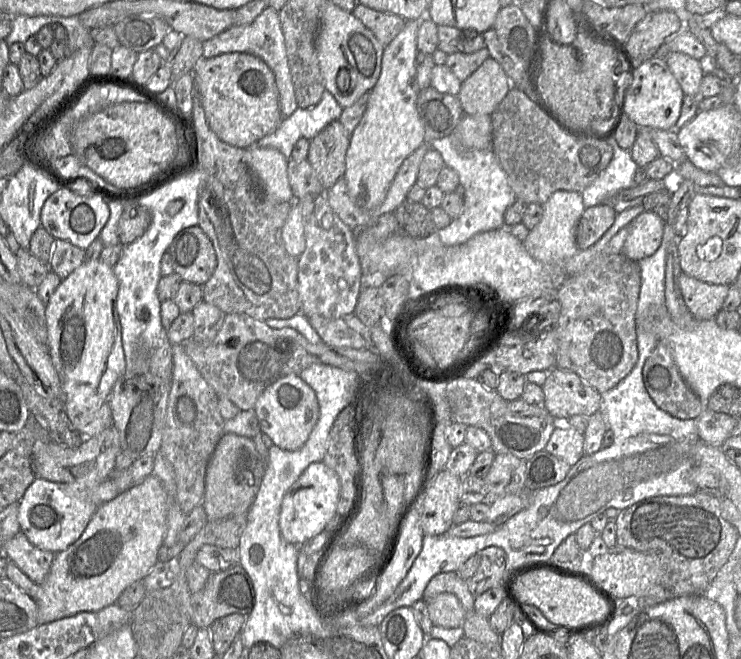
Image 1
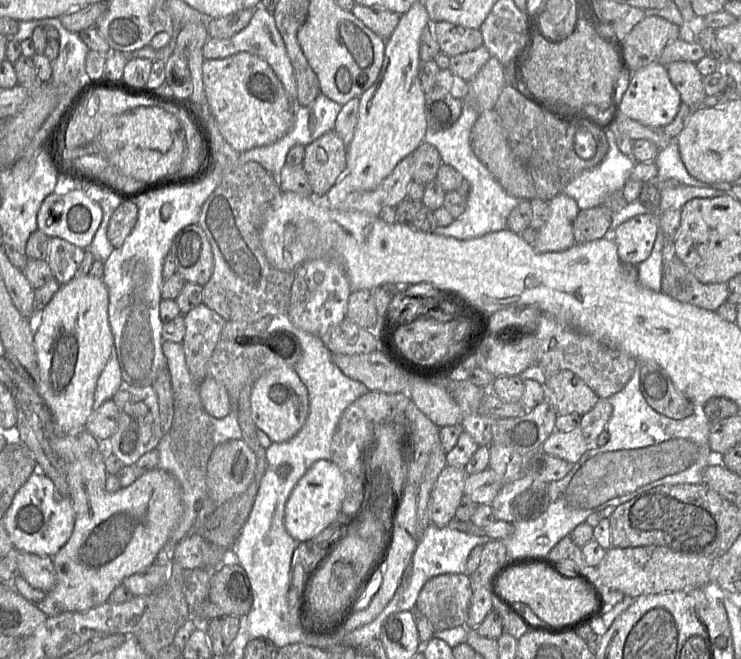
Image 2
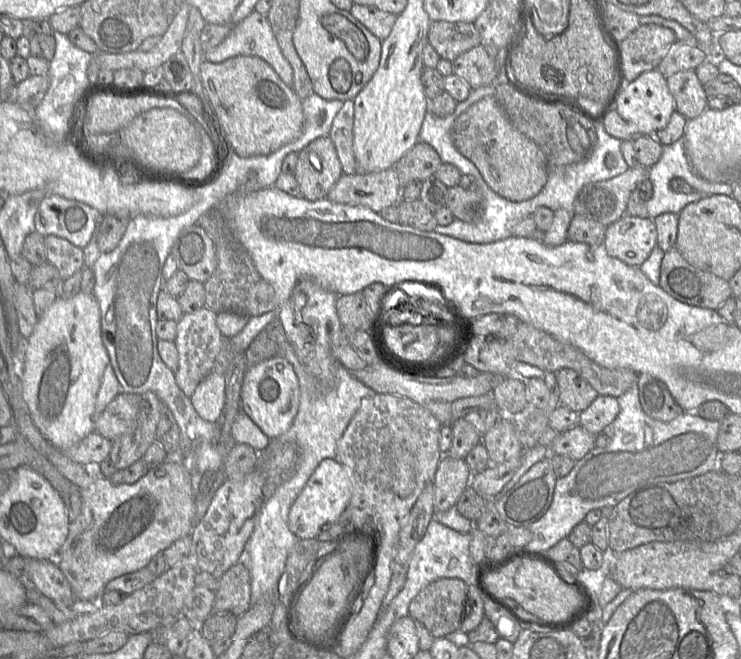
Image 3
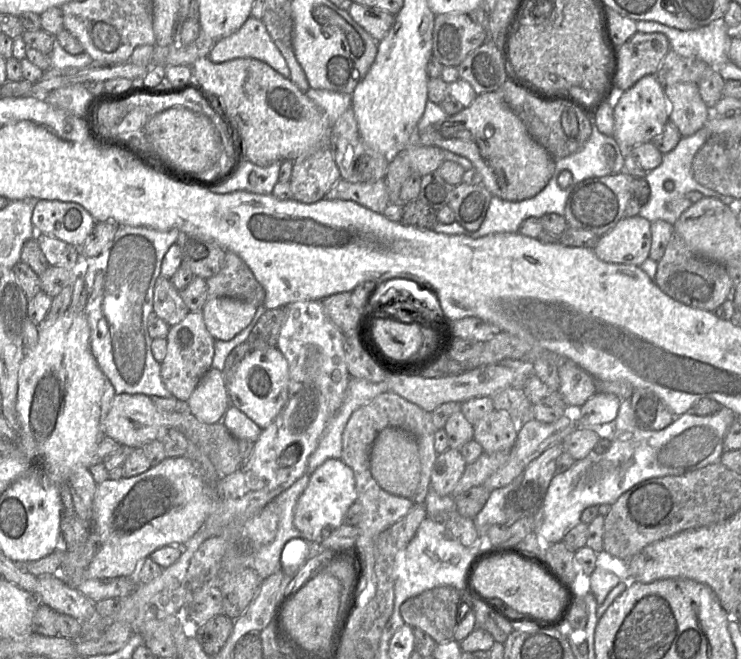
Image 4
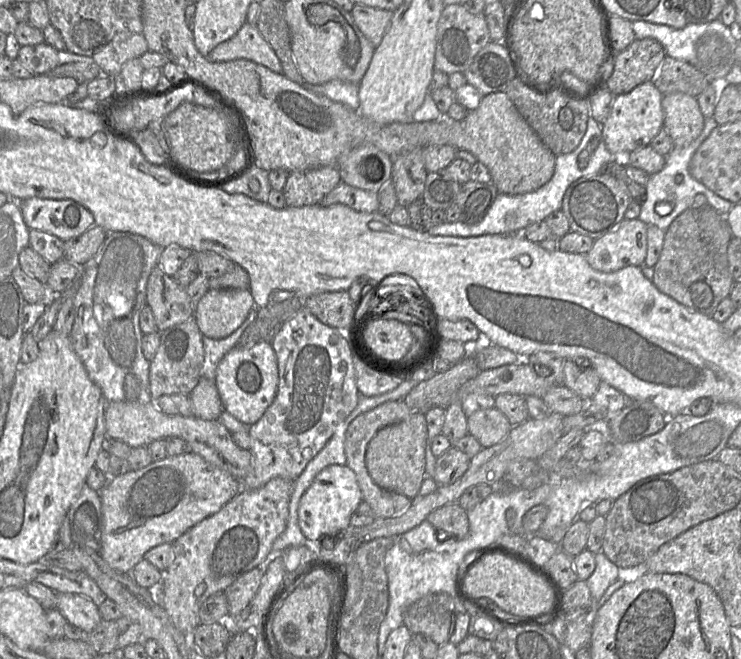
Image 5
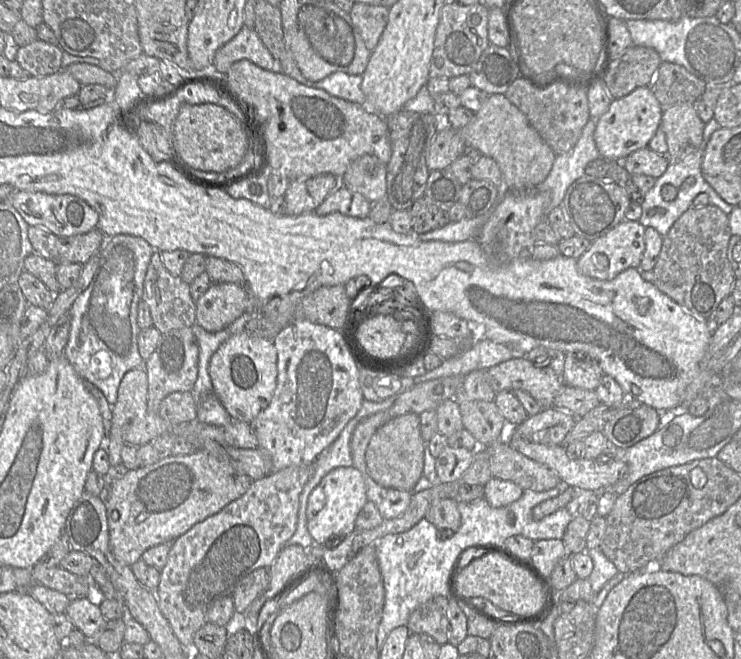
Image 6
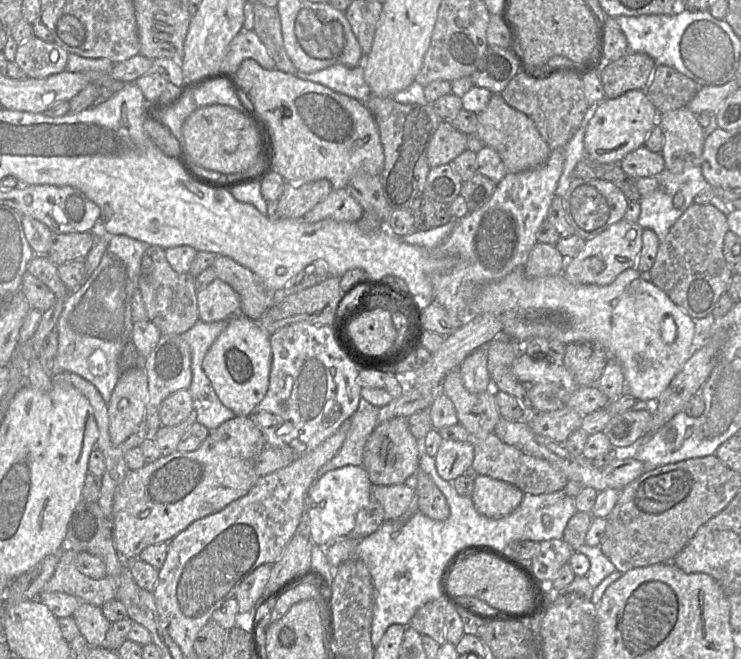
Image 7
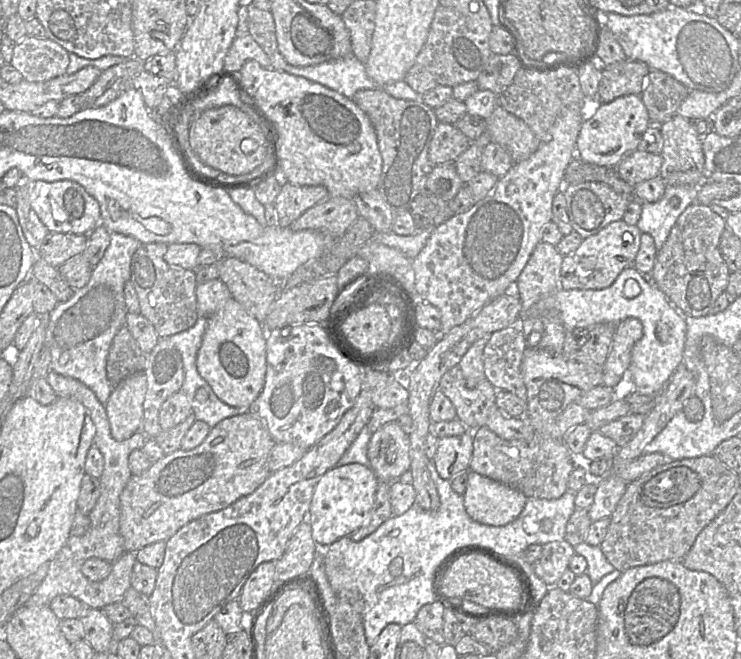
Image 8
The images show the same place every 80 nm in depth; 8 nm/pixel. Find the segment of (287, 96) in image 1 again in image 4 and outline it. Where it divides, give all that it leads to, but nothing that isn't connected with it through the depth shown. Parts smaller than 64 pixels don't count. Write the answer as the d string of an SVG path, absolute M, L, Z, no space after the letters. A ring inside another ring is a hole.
M252 16L238 31L216 41L207 57L214 63L235 58L254 58L265 62L283 77L290 76L287 63L272 41L264 23Z

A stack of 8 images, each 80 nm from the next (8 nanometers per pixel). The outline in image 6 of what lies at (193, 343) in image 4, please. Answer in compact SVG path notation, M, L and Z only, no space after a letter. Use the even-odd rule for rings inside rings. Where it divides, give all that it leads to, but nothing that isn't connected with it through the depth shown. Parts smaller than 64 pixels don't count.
M192 328L169 331L163 335L156 349L145 361L148 379L147 412L157 414L161 401L174 392L191 392L198 376L199 346Z

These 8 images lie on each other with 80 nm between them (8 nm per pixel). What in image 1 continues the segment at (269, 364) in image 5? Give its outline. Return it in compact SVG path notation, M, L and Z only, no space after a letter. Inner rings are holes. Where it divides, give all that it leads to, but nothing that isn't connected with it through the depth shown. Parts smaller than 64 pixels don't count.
M296 374L287 375L267 387L258 397L254 410L261 432L286 451L299 450L319 418L319 403L314 390Z

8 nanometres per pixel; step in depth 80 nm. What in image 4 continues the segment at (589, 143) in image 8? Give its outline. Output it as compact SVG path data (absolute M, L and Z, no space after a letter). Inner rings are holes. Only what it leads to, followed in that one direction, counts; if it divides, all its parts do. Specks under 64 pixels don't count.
M647 75L626 91L618 92L614 98L613 138L625 151L636 145L652 142L664 130L669 121L670 107L664 86L656 75Z

